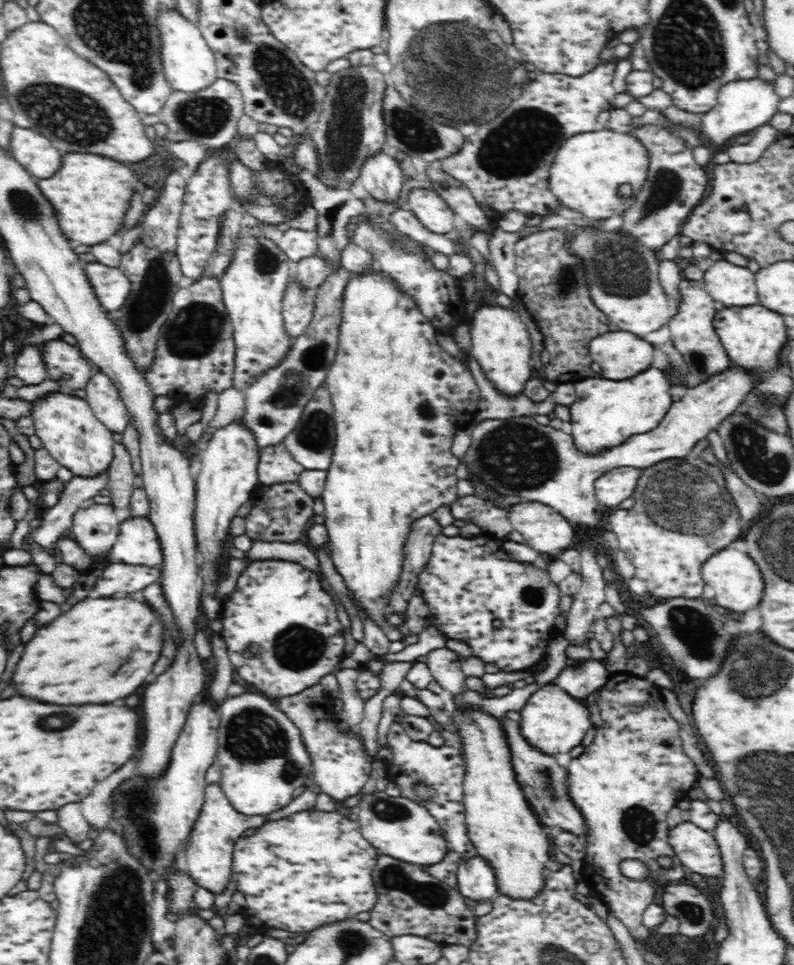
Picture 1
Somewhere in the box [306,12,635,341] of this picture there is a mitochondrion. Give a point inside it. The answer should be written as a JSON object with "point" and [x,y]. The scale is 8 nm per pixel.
{"point":[444,55]}

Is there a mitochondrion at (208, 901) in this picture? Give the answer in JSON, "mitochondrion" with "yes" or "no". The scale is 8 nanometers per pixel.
{"mitochondrion":"no"}

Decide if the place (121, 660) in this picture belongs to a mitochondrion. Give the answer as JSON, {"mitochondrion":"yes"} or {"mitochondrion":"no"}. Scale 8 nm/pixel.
{"mitochondrion":"yes"}

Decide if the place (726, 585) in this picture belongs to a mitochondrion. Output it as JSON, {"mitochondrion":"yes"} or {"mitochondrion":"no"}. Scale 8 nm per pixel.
{"mitochondrion":"no"}

